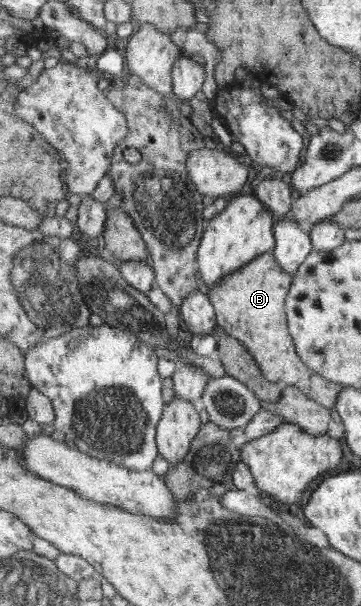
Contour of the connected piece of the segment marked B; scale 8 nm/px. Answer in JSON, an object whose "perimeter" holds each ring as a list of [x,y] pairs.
{"perimeter":[[[270,250],[208,290],[215,307],[217,325],[224,329],[225,334],[236,337],[249,348],[266,379],[298,386],[310,399],[317,400],[327,408],[335,407],[344,386],[311,371],[298,355],[293,334],[289,330],[286,300],[292,285],[293,274],[278,263],[275,250]]]}

